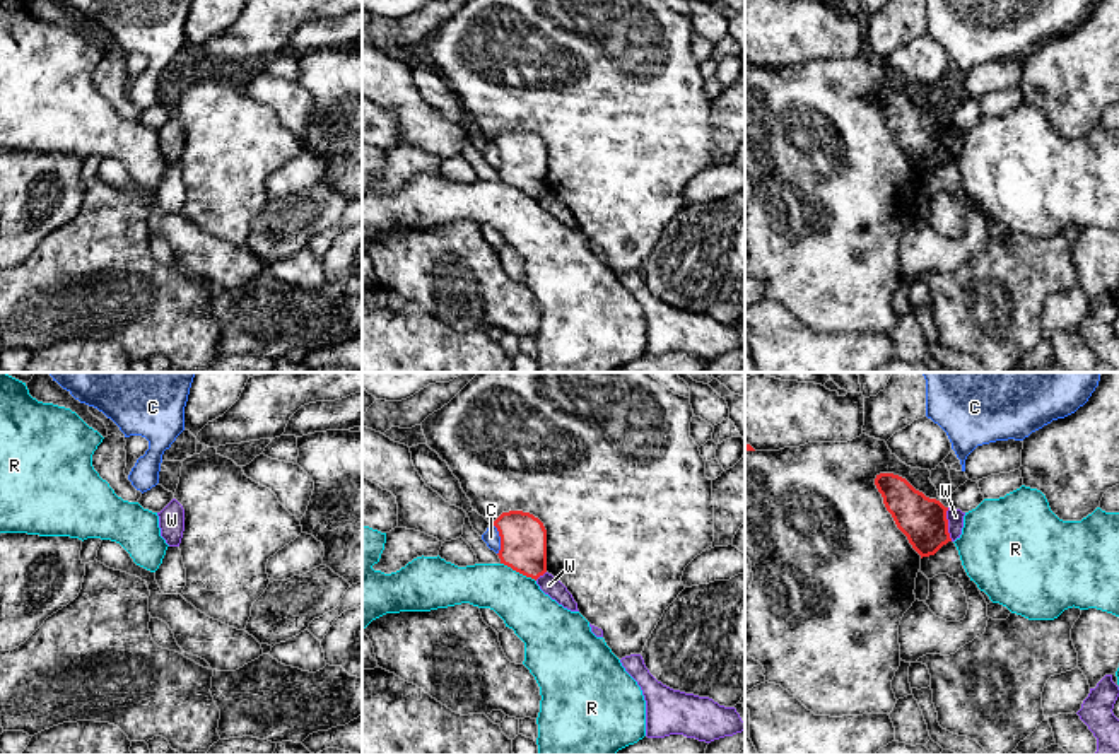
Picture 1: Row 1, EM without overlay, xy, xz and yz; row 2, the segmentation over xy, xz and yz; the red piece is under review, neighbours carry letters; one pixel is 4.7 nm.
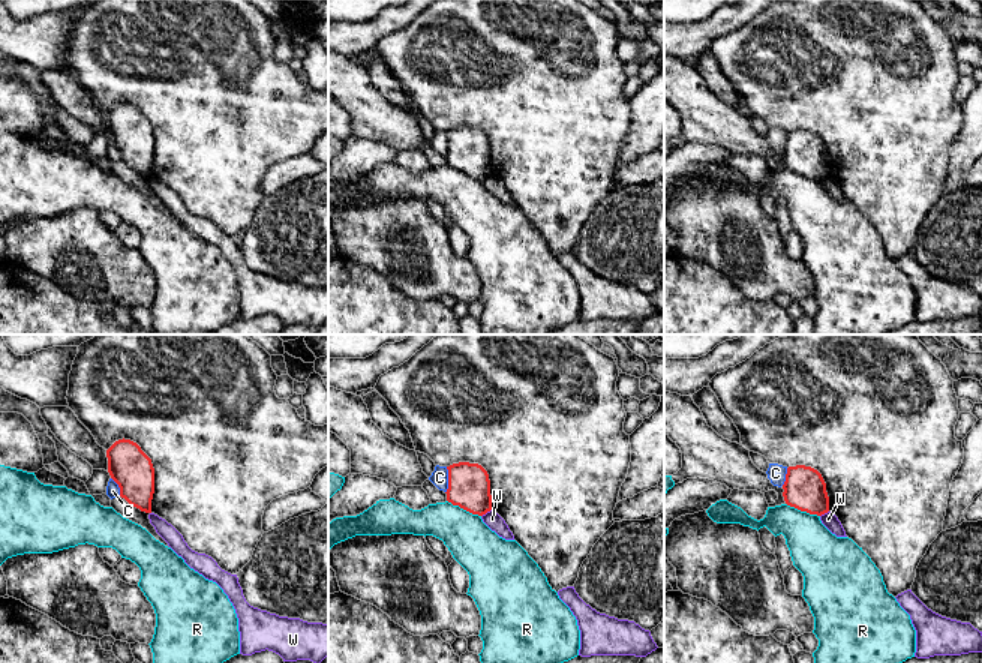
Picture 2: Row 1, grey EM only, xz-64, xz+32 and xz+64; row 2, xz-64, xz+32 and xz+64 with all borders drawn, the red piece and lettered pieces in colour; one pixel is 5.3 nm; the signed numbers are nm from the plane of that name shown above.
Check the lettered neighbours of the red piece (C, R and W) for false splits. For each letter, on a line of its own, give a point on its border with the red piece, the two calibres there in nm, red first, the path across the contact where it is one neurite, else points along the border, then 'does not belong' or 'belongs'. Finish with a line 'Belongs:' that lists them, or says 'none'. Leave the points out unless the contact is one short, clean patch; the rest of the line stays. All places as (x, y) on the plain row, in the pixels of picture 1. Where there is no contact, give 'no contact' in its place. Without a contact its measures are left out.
C: meets red in xz at (501, 156); 220 nm thick on the red side, 80 nm on the other; border along xz (491, 140), (499, 154), (497, 171); does not belong
R: meets red in xz at (518, 188); 220 nm thick on the red side, 240 nm on the other; does not belong
W: meets red in yz at (947, 142); 220 nm thick on the red side, 80 nm on the other; border along yz (947, 125), (947, 149), (952, 158); does not belong
Belongs: none

